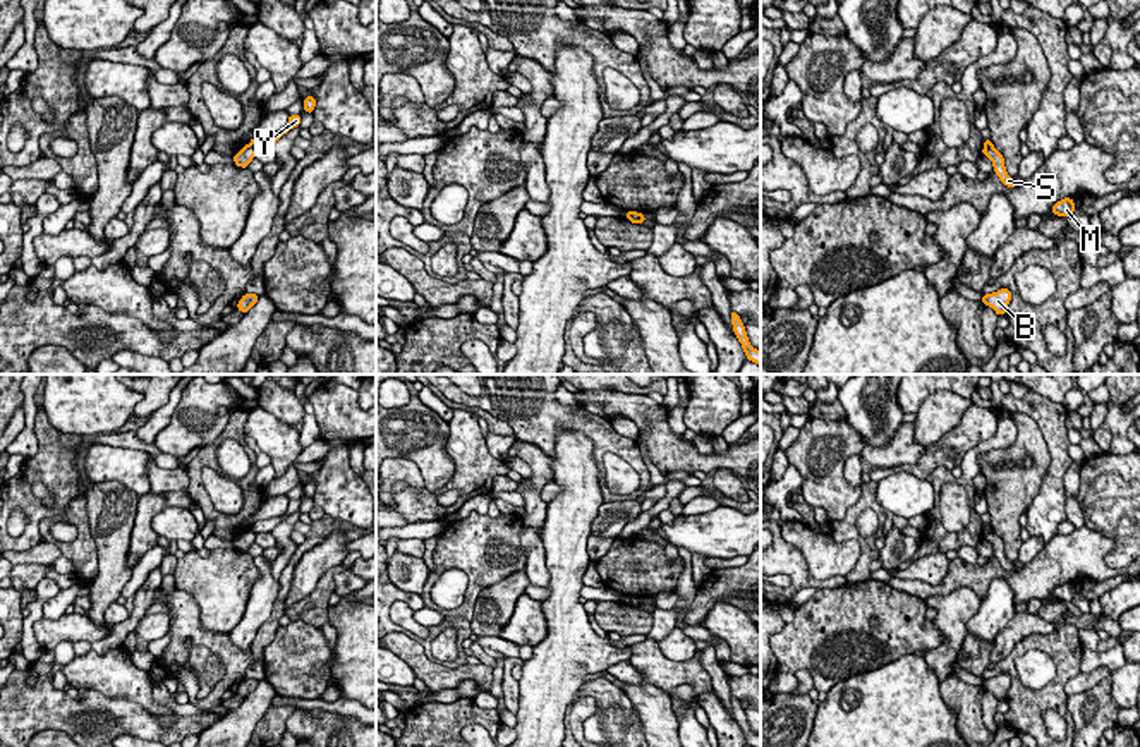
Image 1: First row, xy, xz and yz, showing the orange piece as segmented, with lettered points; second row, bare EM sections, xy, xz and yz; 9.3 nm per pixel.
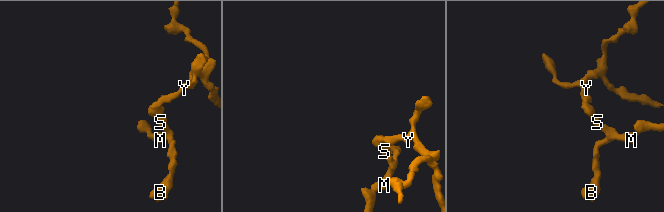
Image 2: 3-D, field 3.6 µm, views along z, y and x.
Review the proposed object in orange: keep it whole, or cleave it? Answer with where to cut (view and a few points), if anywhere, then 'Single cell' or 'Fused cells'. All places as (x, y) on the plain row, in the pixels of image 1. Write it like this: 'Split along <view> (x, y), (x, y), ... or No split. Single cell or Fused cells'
Split along xy (249, 528), (254, 534). Fused cells

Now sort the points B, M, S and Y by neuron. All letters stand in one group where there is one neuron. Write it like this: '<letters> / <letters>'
B M S / Y

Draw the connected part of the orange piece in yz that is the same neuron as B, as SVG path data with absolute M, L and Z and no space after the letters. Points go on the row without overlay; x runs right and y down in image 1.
M1004 671L994 678L984 678L982 689L991 690L998 701L1006 697L1006 692L1011 685L1011 677Z

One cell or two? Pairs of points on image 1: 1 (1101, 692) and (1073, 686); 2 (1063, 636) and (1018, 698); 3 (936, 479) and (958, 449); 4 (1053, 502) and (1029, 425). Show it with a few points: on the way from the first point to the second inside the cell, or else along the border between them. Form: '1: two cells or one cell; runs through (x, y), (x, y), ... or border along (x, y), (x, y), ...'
1: two cells; border along (1109, 675), (1089, 689), (1067, 698)
2: one cell; runs through (1063, 656), (1060, 680), (1039, 698)
3: two cells; border along (950, 469), (938, 467), (926, 478)
4: two cells; border along (1042, 435), (1049, 467), (1025, 510)

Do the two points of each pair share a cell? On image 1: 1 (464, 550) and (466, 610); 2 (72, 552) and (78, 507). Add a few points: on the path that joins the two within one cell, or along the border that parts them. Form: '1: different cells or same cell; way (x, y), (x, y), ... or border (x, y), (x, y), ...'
1: same cell; way (474, 565), (474, 588), (471, 595)
2: same cell; way (83, 541), (83, 524), (78, 517)

